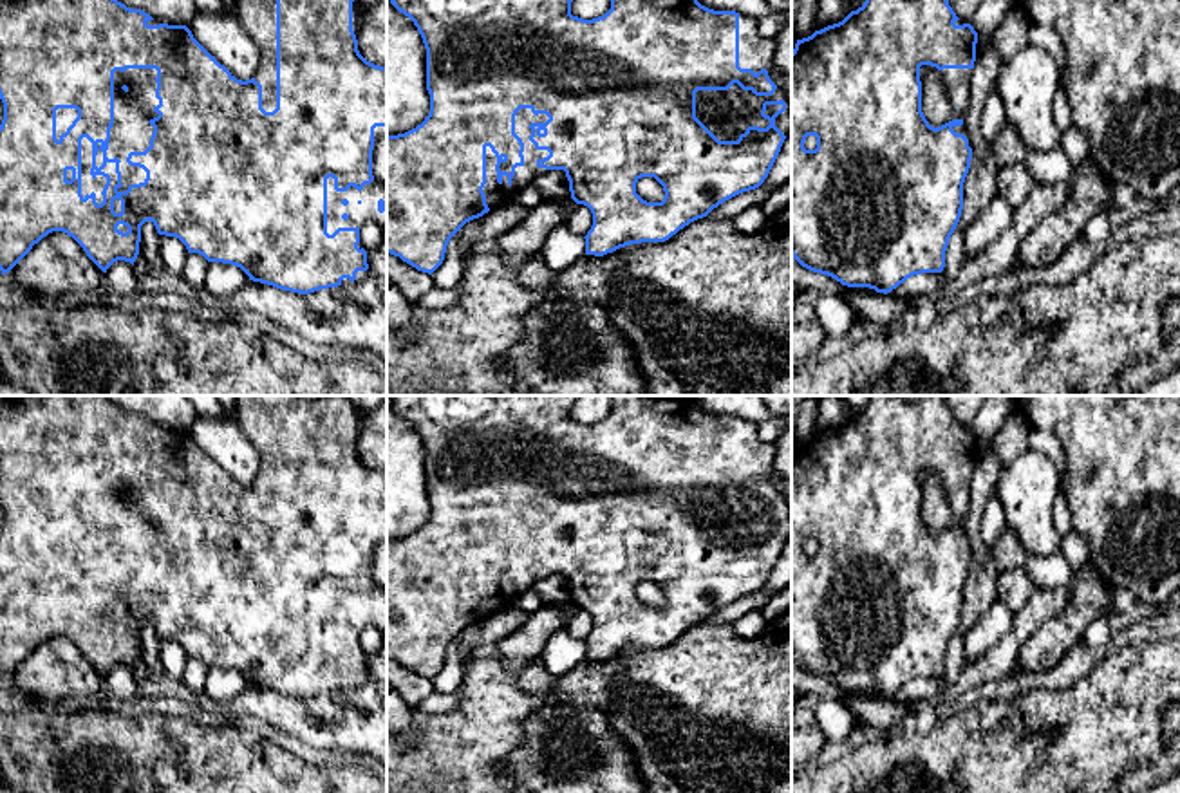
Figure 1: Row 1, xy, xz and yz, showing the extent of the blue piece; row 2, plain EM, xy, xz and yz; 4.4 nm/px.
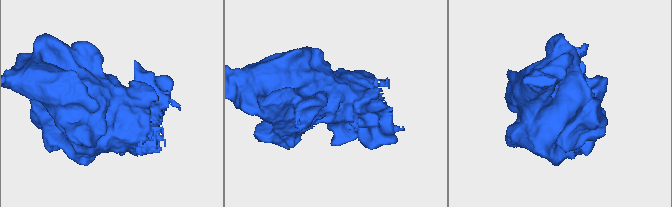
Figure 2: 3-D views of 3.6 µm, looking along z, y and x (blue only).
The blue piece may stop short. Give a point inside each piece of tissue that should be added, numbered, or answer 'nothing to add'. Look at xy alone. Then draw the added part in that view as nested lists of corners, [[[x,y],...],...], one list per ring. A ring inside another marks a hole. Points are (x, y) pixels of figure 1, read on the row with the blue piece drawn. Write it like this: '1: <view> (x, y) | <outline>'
1: xy (131, 132) | [[[155,69],[114,72],[114,125],[107,157],[121,161],[123,186],[117,191],[126,191],[130,184],[139,184],[146,179],[146,172],[139,166],[130,166],[126,157],[130,152],[145,152],[150,146],[154,126],[148,121],[159,116],[154,110],[159,105],[155,78]]]

